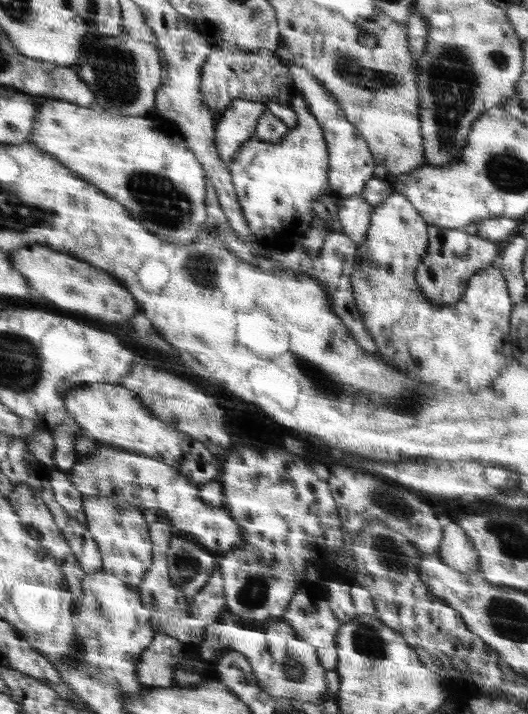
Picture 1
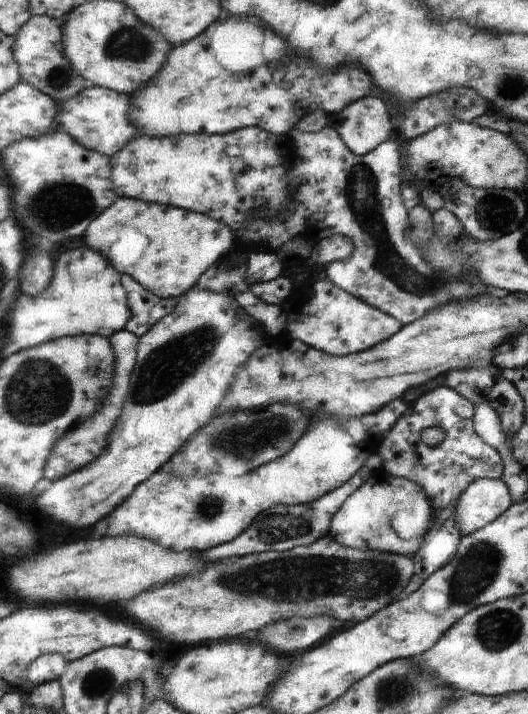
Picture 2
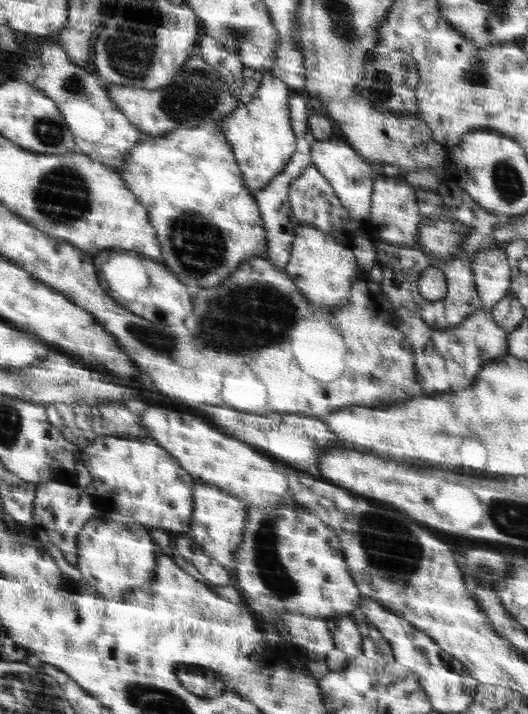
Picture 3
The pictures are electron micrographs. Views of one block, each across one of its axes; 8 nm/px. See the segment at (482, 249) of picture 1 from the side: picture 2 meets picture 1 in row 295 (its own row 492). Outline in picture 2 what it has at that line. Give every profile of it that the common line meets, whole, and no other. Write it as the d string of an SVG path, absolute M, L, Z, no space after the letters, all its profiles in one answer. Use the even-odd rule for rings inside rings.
M438 386L411 396L409 409L398 418L397 424L376 448L376 453L382 458L382 471L418 484L432 502L436 514L434 526L426 532L418 552L413 556L416 572L402 590L402 599L422 588L421 584L428 577L453 560L463 537L456 524L456 506L465 490L474 481L500 479L502 474L501 455L474 431L470 416L473 413L474 404L469 399L462 398L450 387ZM434 427L444 430L444 440L438 446L428 446L422 442L422 430Z

